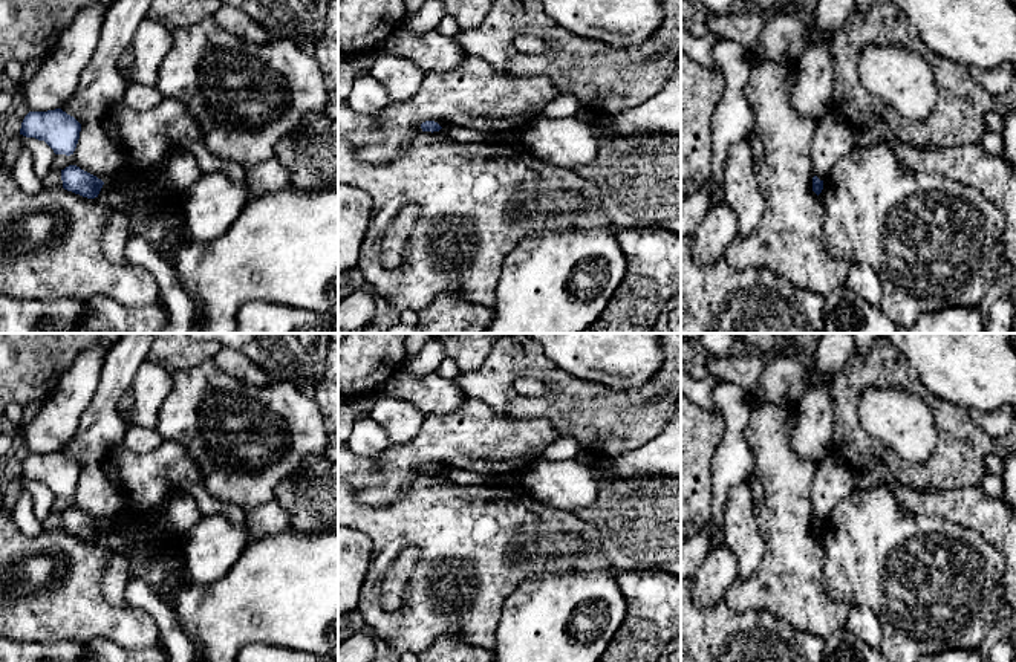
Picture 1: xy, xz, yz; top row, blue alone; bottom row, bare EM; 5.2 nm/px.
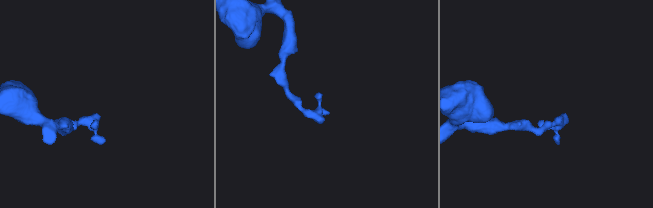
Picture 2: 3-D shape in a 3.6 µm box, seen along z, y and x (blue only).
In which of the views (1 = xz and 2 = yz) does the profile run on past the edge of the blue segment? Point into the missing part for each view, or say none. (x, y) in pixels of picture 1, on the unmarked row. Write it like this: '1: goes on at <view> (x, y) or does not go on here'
1: does not go on here
2: does not go on here

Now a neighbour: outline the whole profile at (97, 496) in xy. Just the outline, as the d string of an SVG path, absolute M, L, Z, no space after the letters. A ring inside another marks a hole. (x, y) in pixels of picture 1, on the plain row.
M99 462L81 468L75 494L70 498L57 497L52 512L61 514L69 508L77 508L104 524L118 515L124 505L125 494L109 480Z

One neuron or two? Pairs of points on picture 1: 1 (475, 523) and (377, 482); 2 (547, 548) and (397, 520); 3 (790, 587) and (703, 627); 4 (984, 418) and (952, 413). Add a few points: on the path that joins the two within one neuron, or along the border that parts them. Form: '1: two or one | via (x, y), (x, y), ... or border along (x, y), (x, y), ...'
1: two | border along (421, 473), (400, 497), (371, 506)
2: two | border along (562, 534), (531, 538), (511, 554)
3: two | border along (722, 600), (736, 610), (767, 610), (771, 615)
4: two | border along (967, 410), (969, 416), (993, 439)

